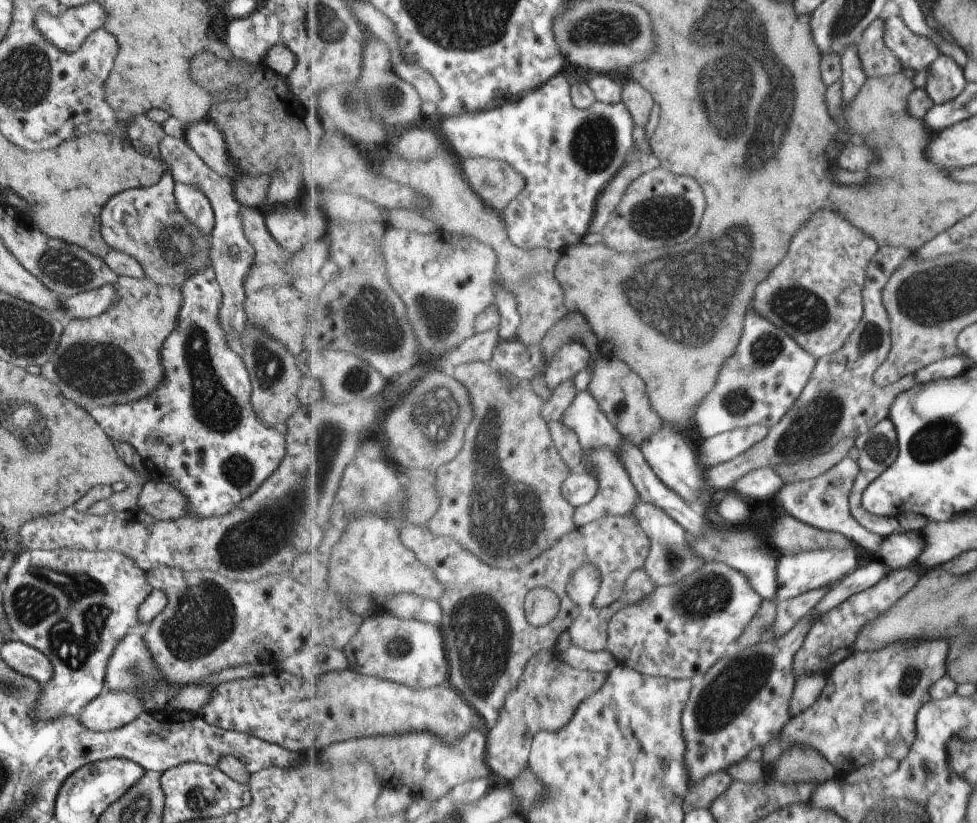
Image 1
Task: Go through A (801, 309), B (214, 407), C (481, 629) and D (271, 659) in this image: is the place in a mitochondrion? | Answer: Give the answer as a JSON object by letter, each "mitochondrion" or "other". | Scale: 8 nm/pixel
{"A":"mitochondrion","B":"mitochondrion","C":"mitochondrion","D":"other"}

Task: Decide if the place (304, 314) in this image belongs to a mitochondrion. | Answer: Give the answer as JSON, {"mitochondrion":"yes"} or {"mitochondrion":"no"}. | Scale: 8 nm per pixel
{"mitochondrion":"no"}

